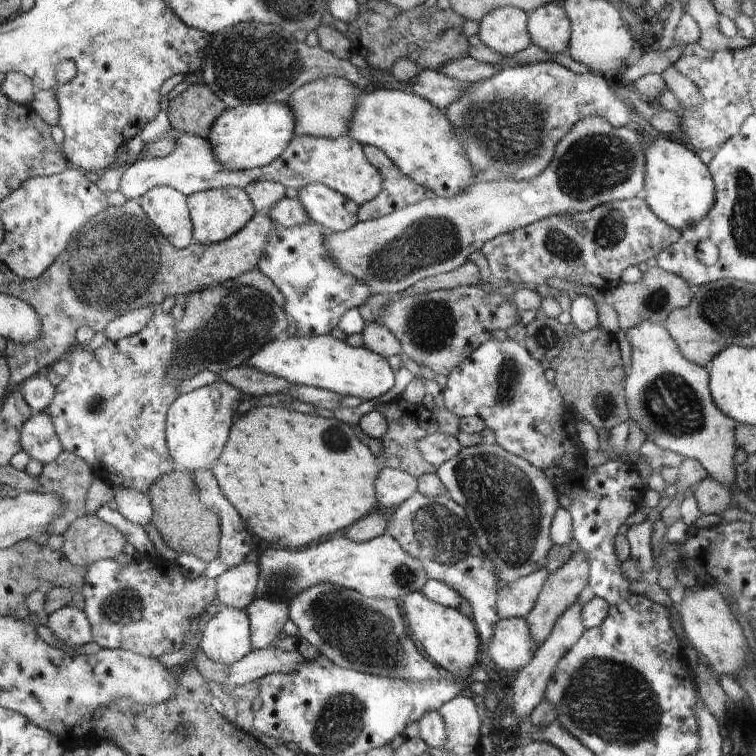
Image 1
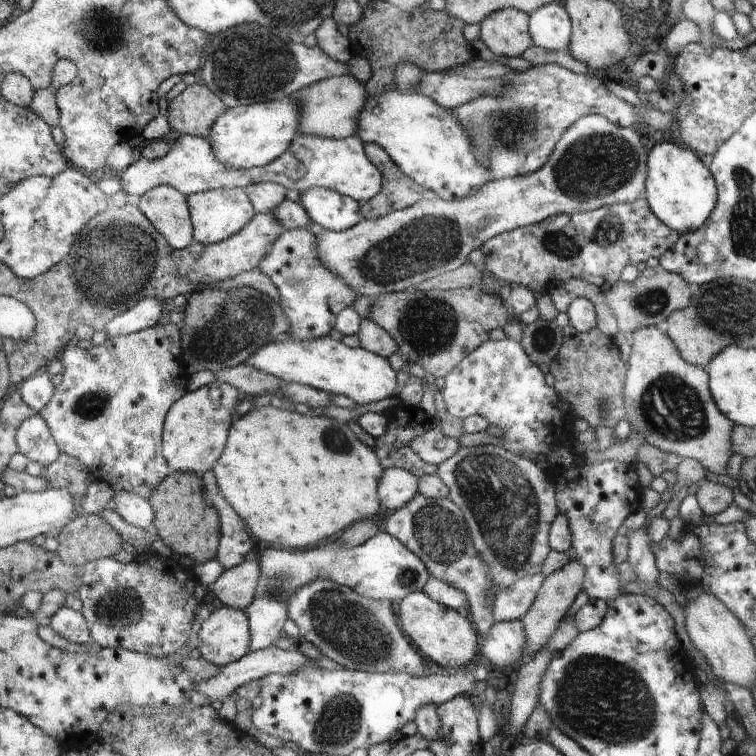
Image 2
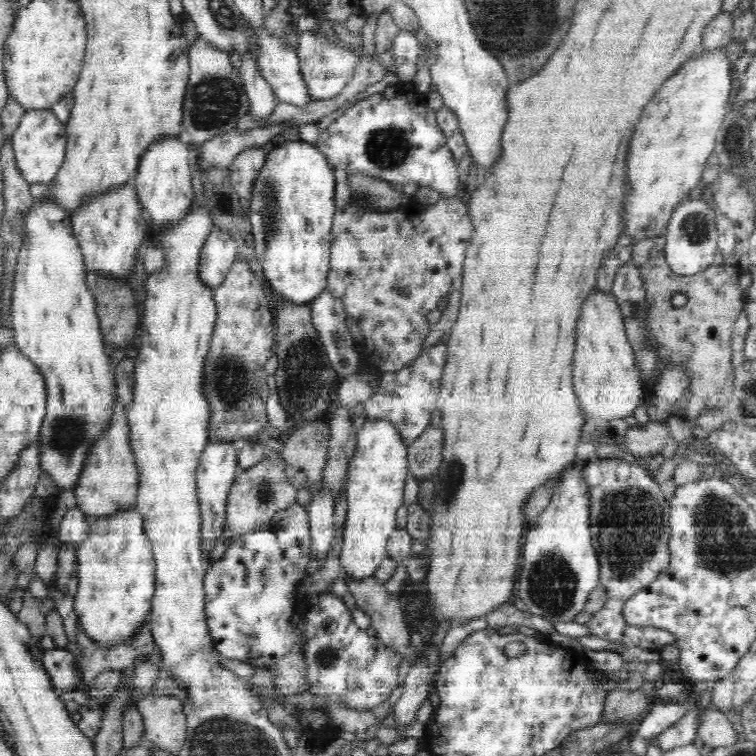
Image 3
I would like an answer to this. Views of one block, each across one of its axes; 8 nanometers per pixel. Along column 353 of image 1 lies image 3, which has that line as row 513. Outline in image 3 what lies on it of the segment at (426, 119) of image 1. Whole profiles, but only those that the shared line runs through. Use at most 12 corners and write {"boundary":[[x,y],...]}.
{"boundary":[[138,512],[90,520],[74,610],[102,650],[152,612],[154,548]]}

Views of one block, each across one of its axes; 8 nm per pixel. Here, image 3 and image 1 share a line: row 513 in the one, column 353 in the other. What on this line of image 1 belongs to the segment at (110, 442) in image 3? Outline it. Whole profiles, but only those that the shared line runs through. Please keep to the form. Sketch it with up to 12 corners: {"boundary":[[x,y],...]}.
{"boundary":[[323,78],[291,96],[297,134],[349,138],[361,90]]}

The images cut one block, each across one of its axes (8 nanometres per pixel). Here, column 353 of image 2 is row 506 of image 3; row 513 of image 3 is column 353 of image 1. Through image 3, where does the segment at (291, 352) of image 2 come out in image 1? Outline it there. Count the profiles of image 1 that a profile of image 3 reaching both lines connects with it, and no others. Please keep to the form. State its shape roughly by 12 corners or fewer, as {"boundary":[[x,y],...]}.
{"boundary":[[333,336],[275,340],[247,366],[295,386],[381,402],[385,358]]}

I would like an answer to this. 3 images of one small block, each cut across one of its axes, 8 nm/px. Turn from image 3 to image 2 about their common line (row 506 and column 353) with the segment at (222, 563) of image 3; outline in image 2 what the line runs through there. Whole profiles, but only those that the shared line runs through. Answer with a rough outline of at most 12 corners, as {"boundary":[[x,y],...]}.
{"boundary":[[285,230],[261,264],[293,340],[319,340],[359,298],[321,264],[313,230]]}

